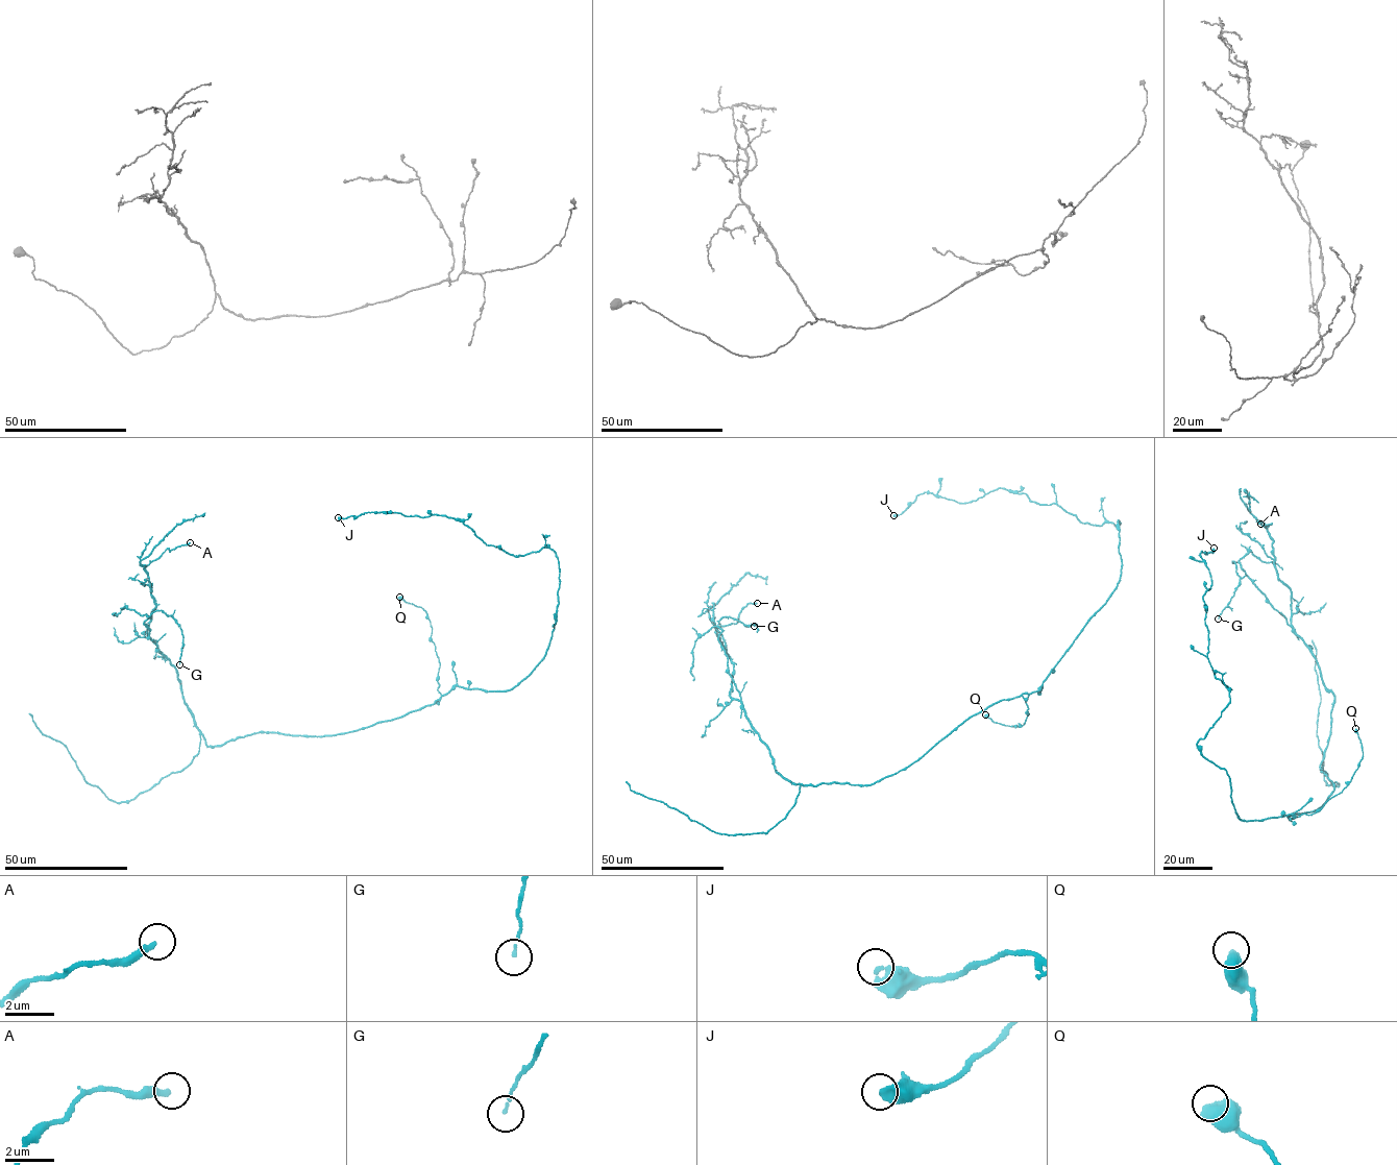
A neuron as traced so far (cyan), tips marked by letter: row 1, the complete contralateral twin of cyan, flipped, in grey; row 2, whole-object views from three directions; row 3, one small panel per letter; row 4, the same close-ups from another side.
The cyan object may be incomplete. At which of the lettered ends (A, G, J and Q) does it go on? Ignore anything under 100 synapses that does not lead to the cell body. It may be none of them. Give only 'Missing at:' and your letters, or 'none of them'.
Missing at: none of them

